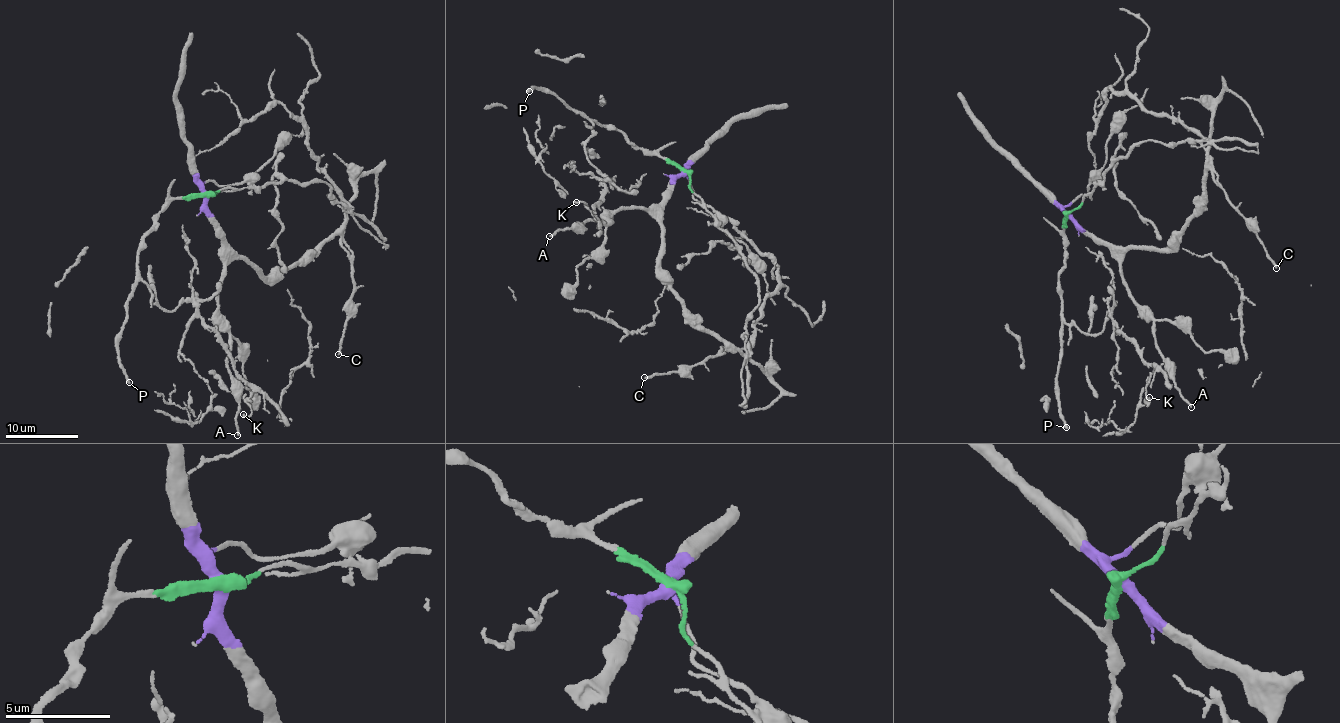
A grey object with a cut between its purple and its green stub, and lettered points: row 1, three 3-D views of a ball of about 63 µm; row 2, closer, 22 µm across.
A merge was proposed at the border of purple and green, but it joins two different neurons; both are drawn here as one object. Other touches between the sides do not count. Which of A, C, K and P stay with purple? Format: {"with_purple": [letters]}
{"with_purple": ["A", "C"]}

